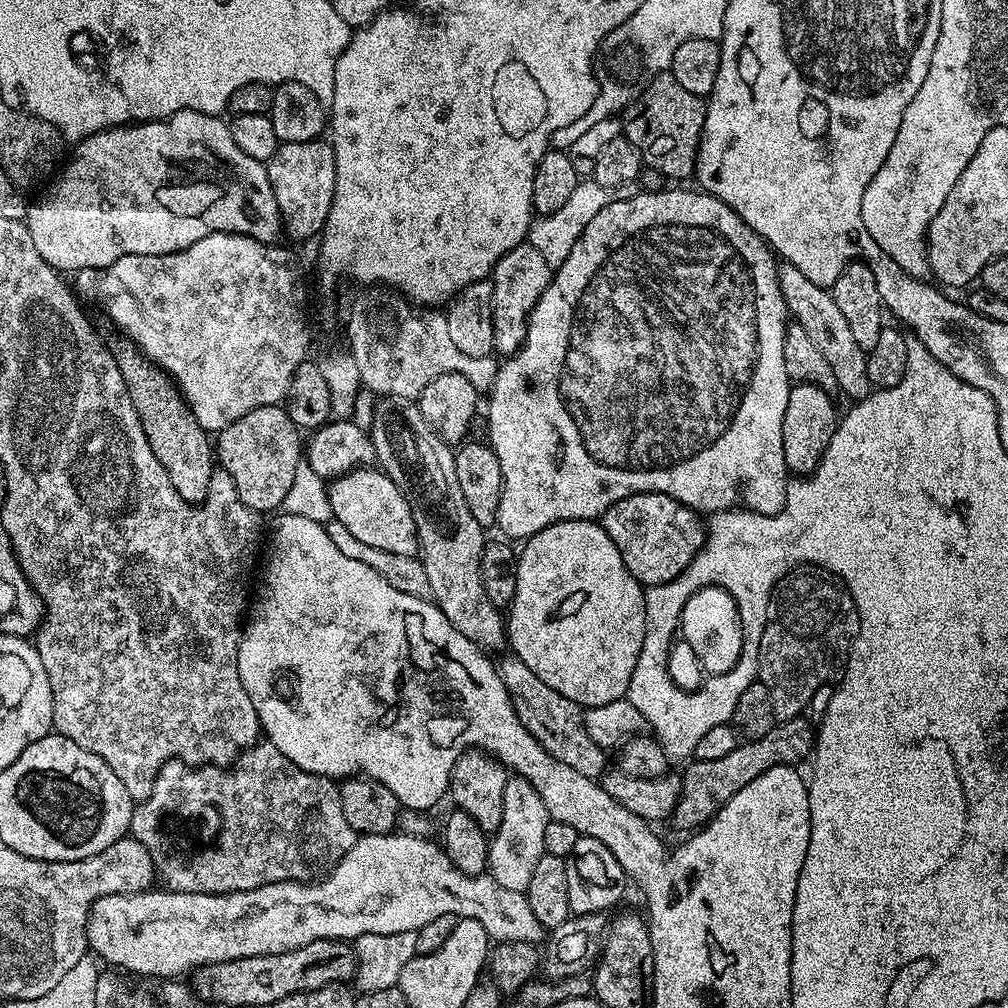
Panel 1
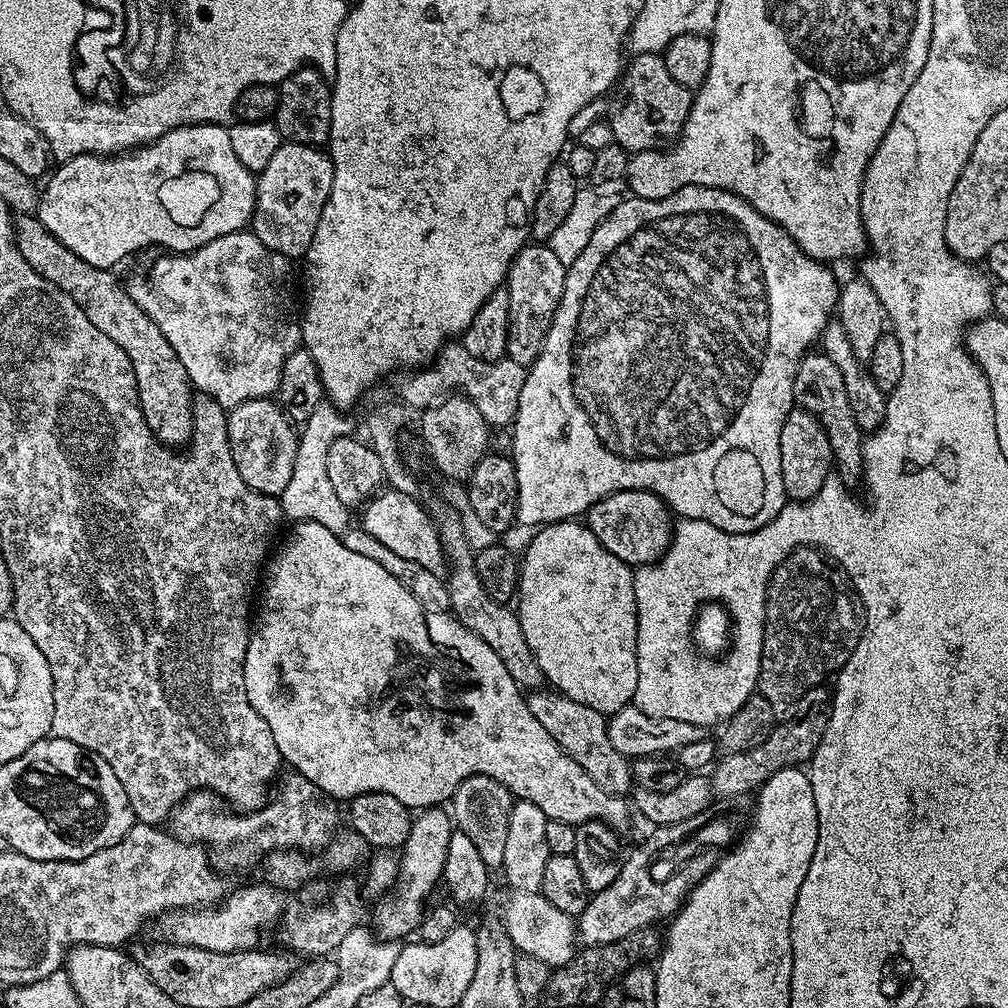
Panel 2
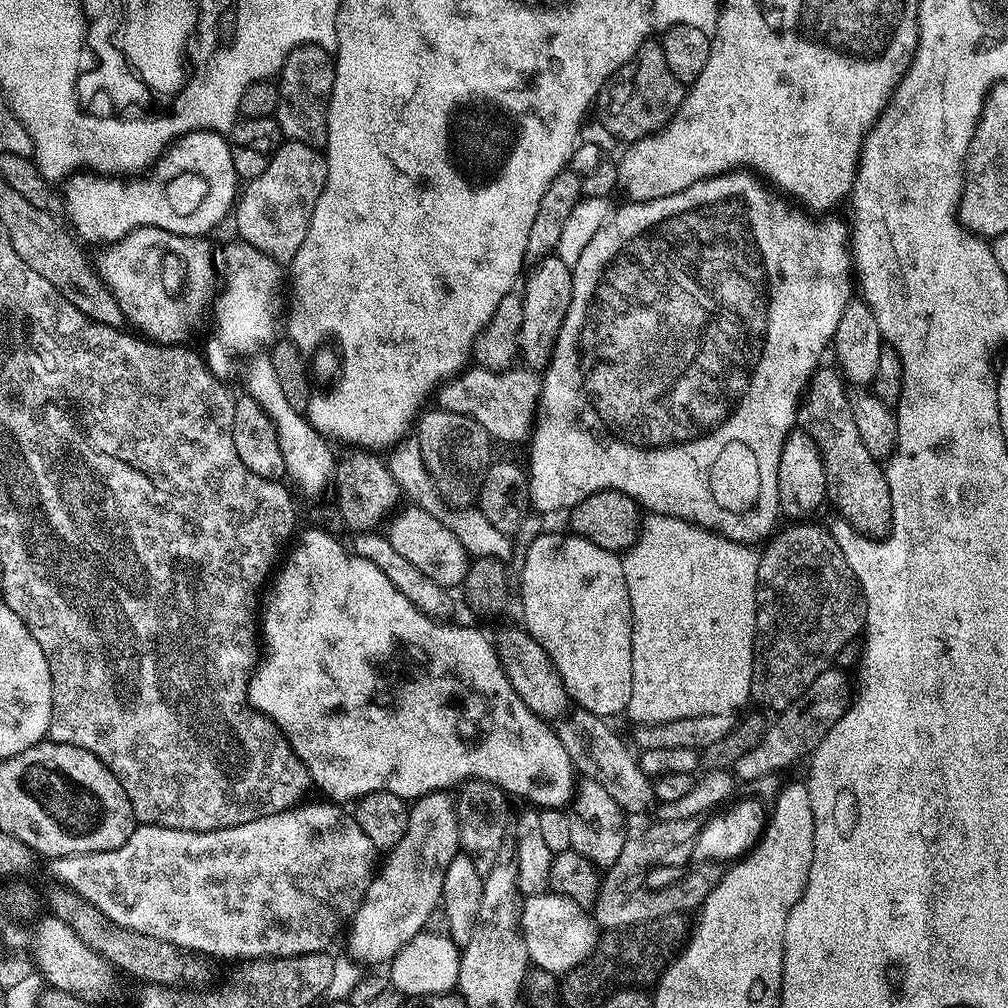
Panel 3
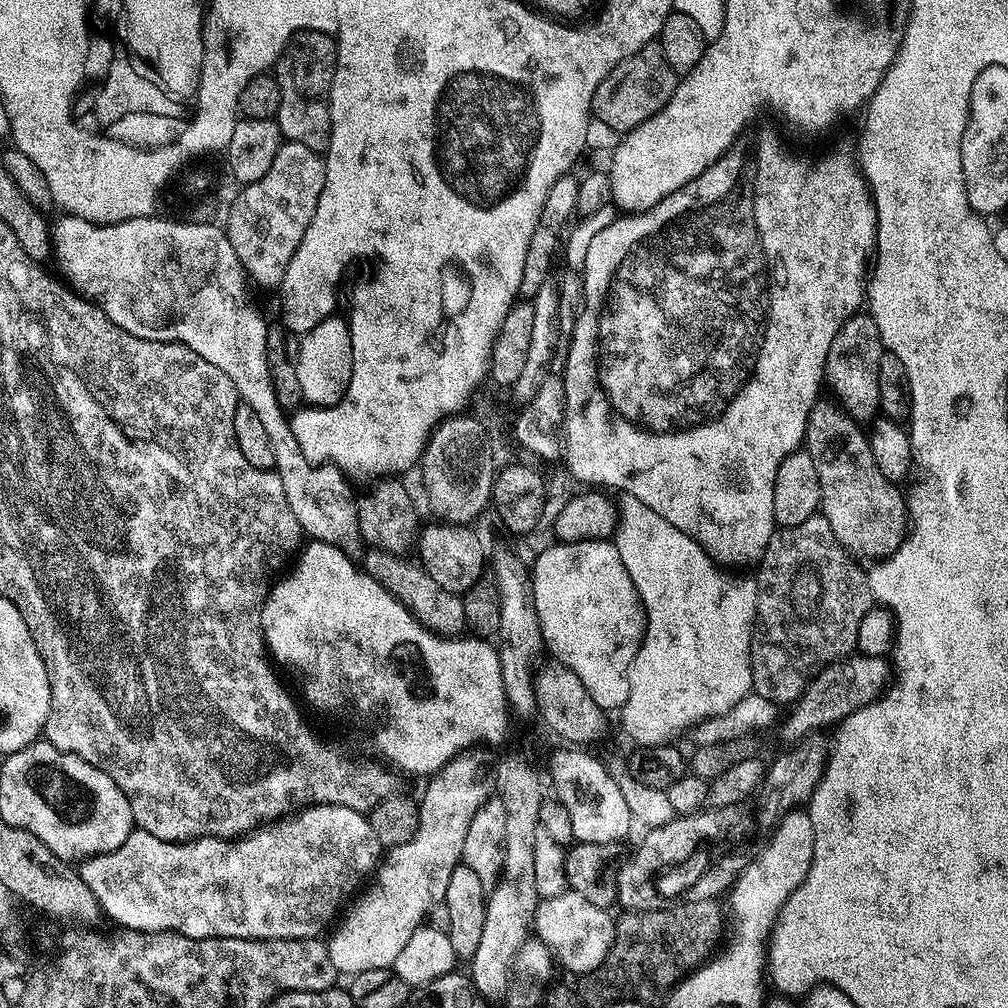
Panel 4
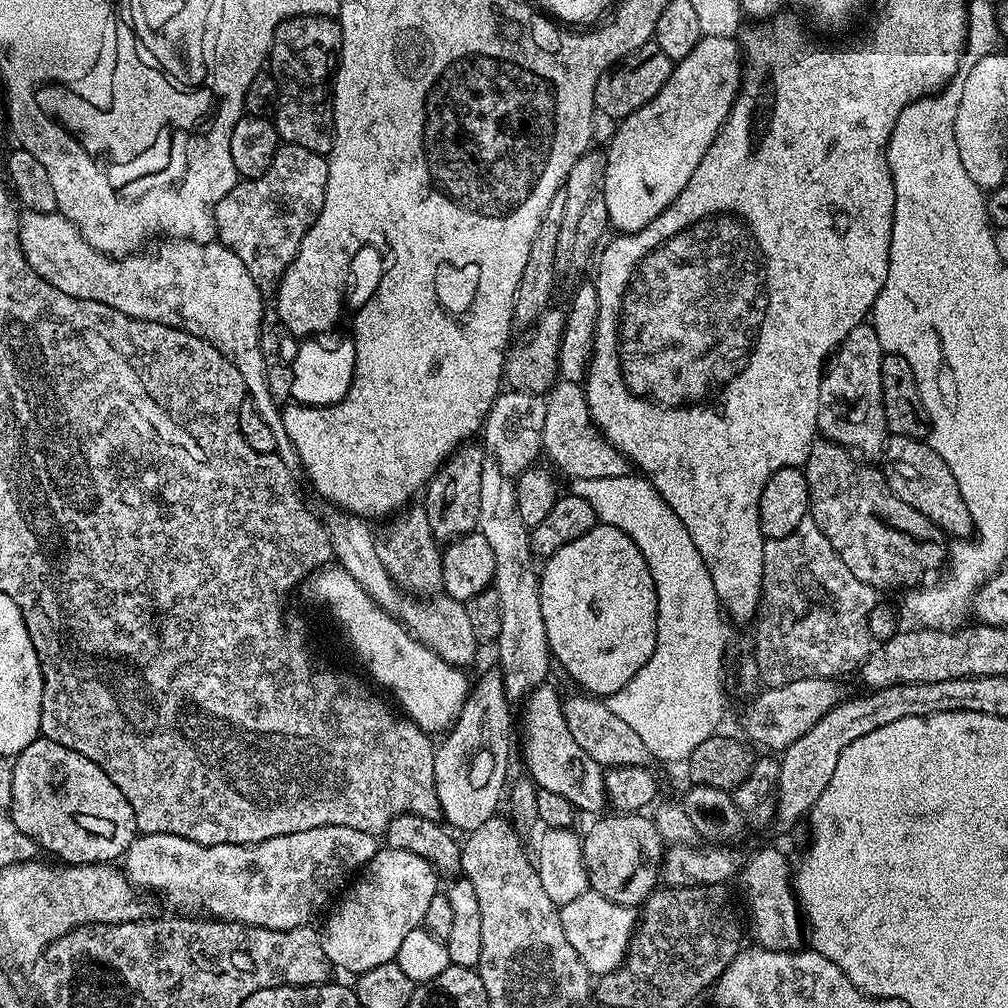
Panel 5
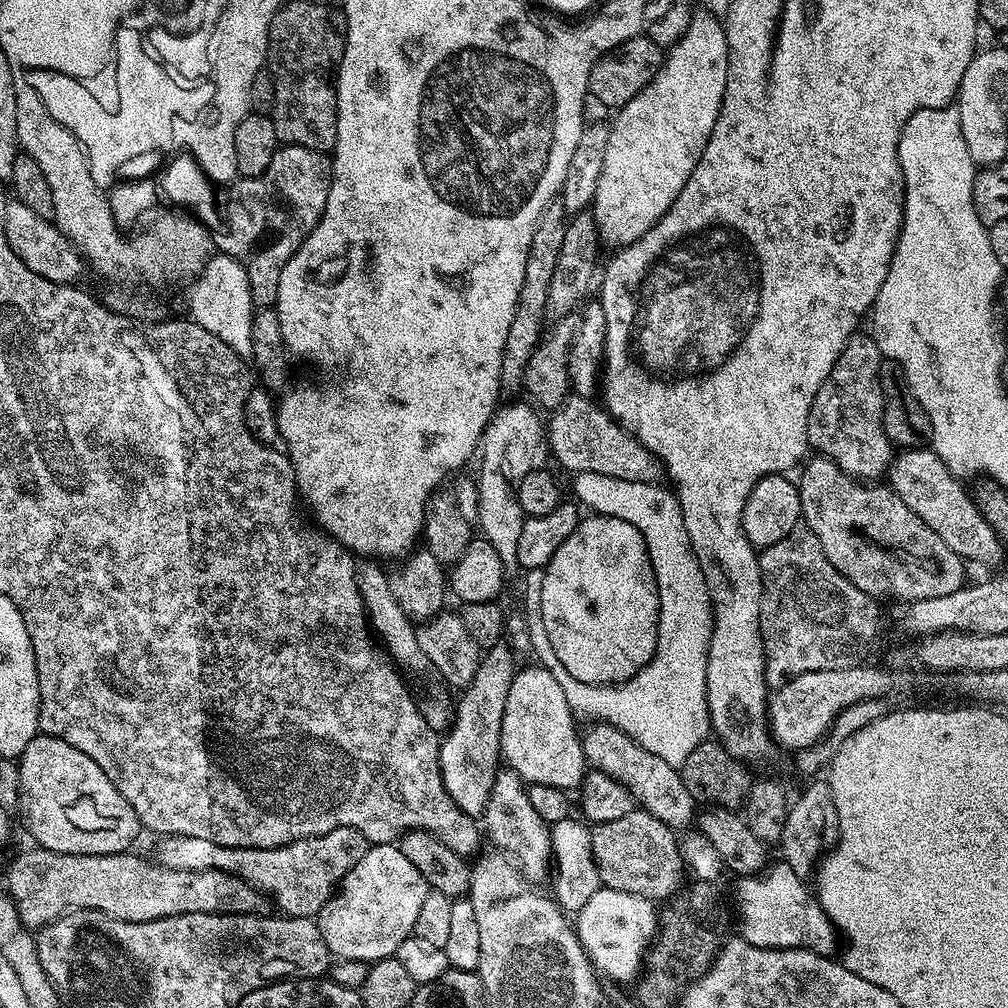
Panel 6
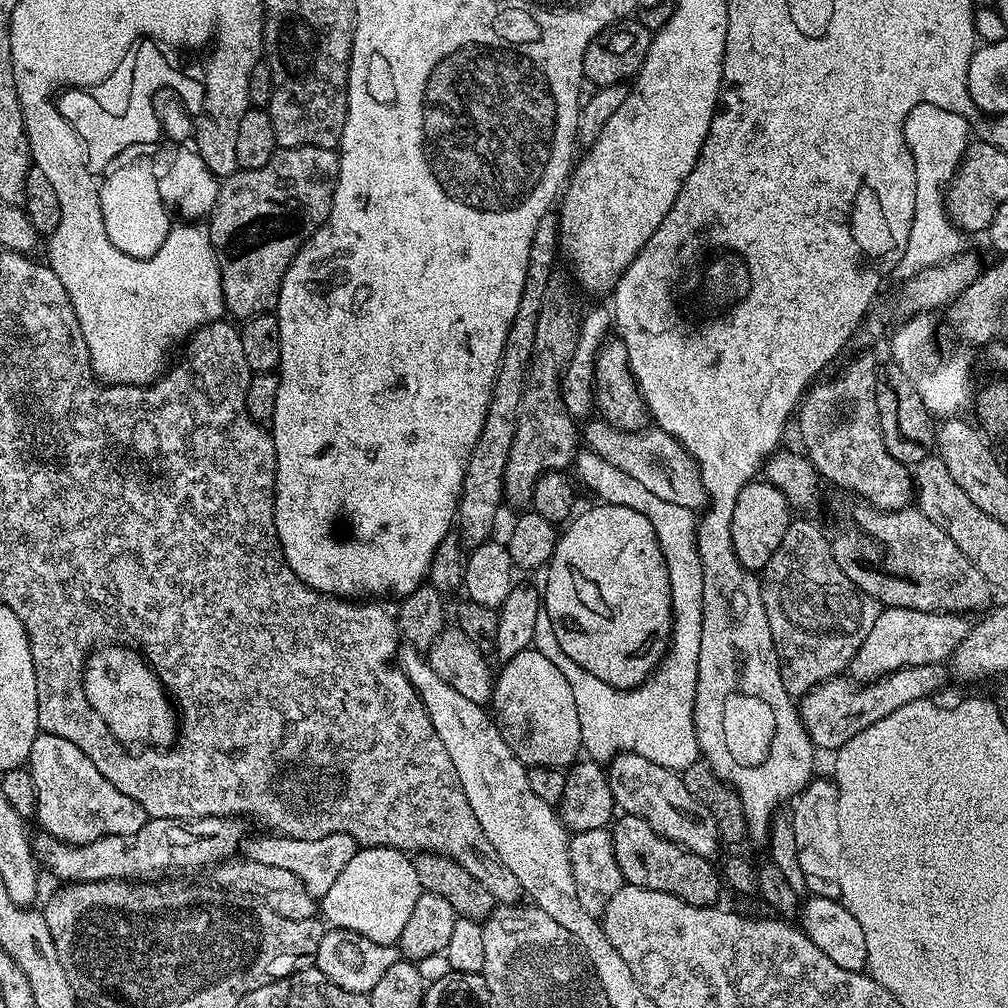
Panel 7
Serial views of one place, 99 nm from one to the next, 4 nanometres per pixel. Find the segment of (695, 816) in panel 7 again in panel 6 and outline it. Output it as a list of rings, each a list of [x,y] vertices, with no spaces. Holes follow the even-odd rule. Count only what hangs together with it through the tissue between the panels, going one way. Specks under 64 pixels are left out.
[[[596,722],[589,728],[592,729],[588,733],[585,731],[582,736],[584,758],[595,771],[617,780],[643,811],[654,814],[654,818],[658,818],[666,827],[680,830],[683,824],[688,824],[691,820],[693,823],[698,804],[693,800],[690,790],[686,790],[677,769],[662,762],[658,754],[650,754],[650,750],[638,746],[638,742],[634,742],[614,726]]]

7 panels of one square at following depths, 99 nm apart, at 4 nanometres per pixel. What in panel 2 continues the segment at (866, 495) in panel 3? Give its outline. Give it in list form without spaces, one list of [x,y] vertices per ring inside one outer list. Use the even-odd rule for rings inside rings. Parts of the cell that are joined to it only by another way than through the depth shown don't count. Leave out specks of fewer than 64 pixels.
[[[809,351],[800,360],[796,371],[792,398],[795,407],[813,412],[822,430],[826,430],[826,438],[830,438],[832,447],[832,463],[835,471],[844,478],[859,477],[864,462],[862,429],[856,425],[854,410],[850,410],[850,401],[846,399],[846,382],[842,378],[842,370],[838,370],[838,366],[834,366],[834,362],[830,362],[830,358],[826,358],[823,352]]]

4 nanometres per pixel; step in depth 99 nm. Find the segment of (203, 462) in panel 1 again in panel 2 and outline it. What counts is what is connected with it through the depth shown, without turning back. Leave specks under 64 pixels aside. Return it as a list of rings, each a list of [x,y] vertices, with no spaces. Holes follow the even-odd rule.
[[[17,215],[14,227],[16,229],[16,245],[18,250],[22,250],[22,258],[26,258],[26,262],[30,262],[30,266],[34,266],[34,270],[38,270],[38,274],[42,274],[42,278],[46,278],[46,282],[54,282],[54,286],[58,286],[58,290],[62,290],[62,294],[70,294],[70,298],[74,298],[74,302],[78,302],[82,314],[86,314],[86,318],[90,318],[90,322],[94,322],[94,326],[98,326],[98,330],[102,330],[102,334],[106,334],[106,338],[118,342],[118,346],[122,346],[122,350],[126,352],[126,358],[130,358],[130,366],[134,370],[136,389],[140,399],[140,409],[146,418],[146,426],[151,430],[153,436],[165,446],[187,445],[188,441],[192,439],[194,389],[186,374],[186,366],[182,366],[178,354],[174,354],[174,346],[170,346],[170,342],[166,342],[162,330],[158,330],[156,323],[128,297],[125,285],[118,284],[113,271],[90,266],[90,262],[82,262],[82,258],[78,258],[73,252],[66,250],[66,246],[62,246],[62,242],[58,242],[58,238],[54,238],[54,234],[50,234],[50,230],[46,230],[46,226],[42,226],[39,215]]]

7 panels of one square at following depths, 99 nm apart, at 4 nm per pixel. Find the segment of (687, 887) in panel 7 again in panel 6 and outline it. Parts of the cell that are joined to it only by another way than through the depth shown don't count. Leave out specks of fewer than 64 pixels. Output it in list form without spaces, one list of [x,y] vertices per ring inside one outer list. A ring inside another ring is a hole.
[[[633,810],[626,814],[626,818],[614,818],[614,822],[595,825],[591,834],[592,853],[603,887],[626,894],[638,894],[653,902],[667,902],[685,887],[686,865],[681,841],[677,833],[654,818],[654,814]]]

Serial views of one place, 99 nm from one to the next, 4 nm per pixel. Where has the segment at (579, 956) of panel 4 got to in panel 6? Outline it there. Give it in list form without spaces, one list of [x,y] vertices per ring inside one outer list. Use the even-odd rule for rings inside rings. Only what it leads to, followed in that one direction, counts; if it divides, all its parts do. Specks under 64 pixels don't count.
[[[602,886],[596,891],[594,898],[590,898],[590,902],[586,902],[586,906],[582,906],[582,910],[575,913],[574,931],[580,937],[580,945],[601,973],[606,972],[614,980],[635,981],[641,975],[646,953],[658,932],[658,908],[653,901],[638,894],[626,894]]]

